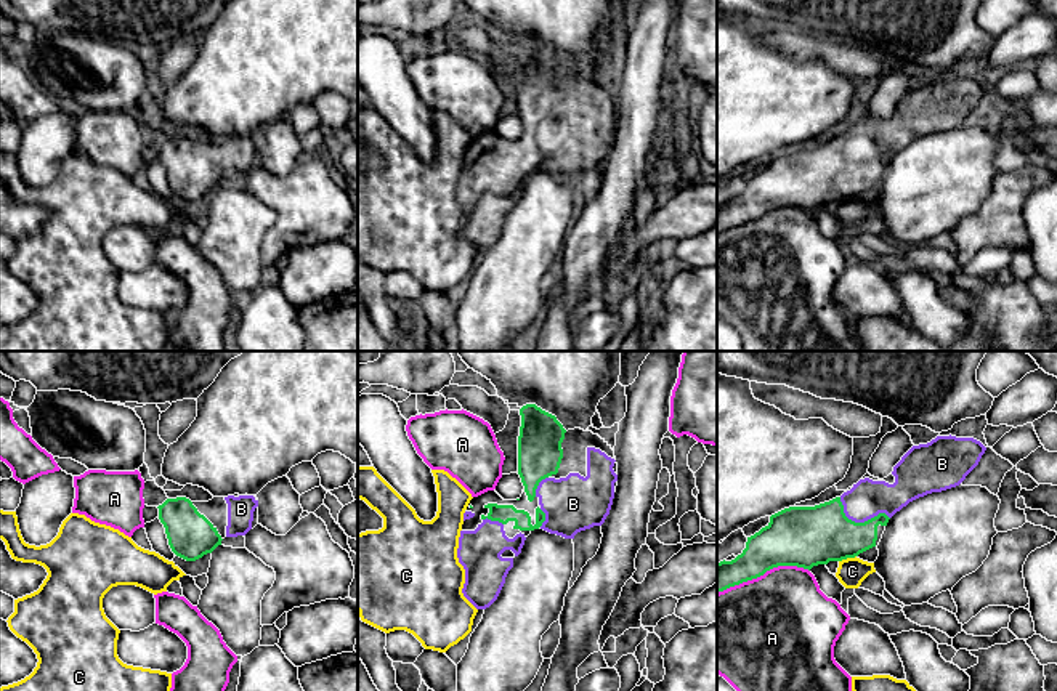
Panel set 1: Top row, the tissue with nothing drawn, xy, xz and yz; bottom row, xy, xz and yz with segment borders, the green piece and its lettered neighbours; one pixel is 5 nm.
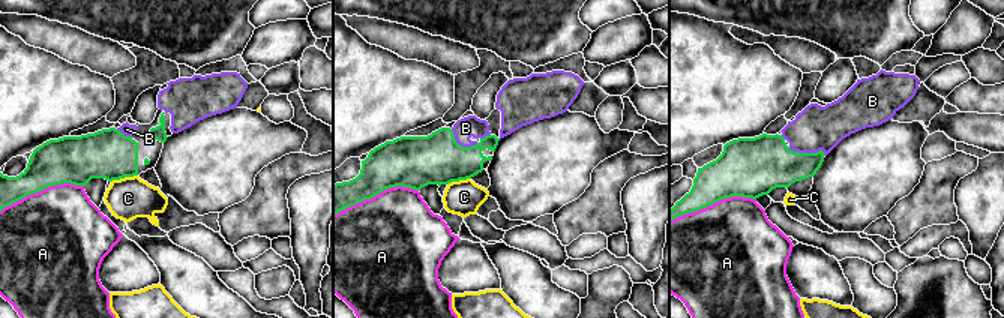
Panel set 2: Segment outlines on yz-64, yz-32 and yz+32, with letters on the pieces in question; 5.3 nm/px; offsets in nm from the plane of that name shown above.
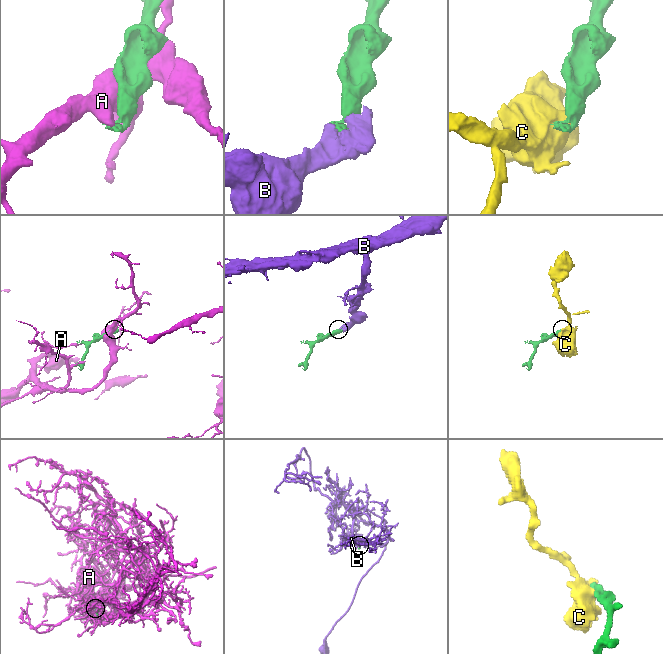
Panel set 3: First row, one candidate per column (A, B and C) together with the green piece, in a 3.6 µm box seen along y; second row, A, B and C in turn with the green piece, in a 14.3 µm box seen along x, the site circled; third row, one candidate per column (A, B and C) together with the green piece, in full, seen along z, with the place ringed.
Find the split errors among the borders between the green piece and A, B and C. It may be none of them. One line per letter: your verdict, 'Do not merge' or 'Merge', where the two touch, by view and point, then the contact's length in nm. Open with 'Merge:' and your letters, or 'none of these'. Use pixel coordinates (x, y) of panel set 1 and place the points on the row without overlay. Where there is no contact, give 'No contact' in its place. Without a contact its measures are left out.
Merge: B
A: Do not merge. Touches green at yz (762, 215). Shared border 480 nm
B: Merge. Touches green at yz (858, 164). Shared border 280 nm
C: Do not merge. Touches green at yz (847, 198). Shared border 90 nm

